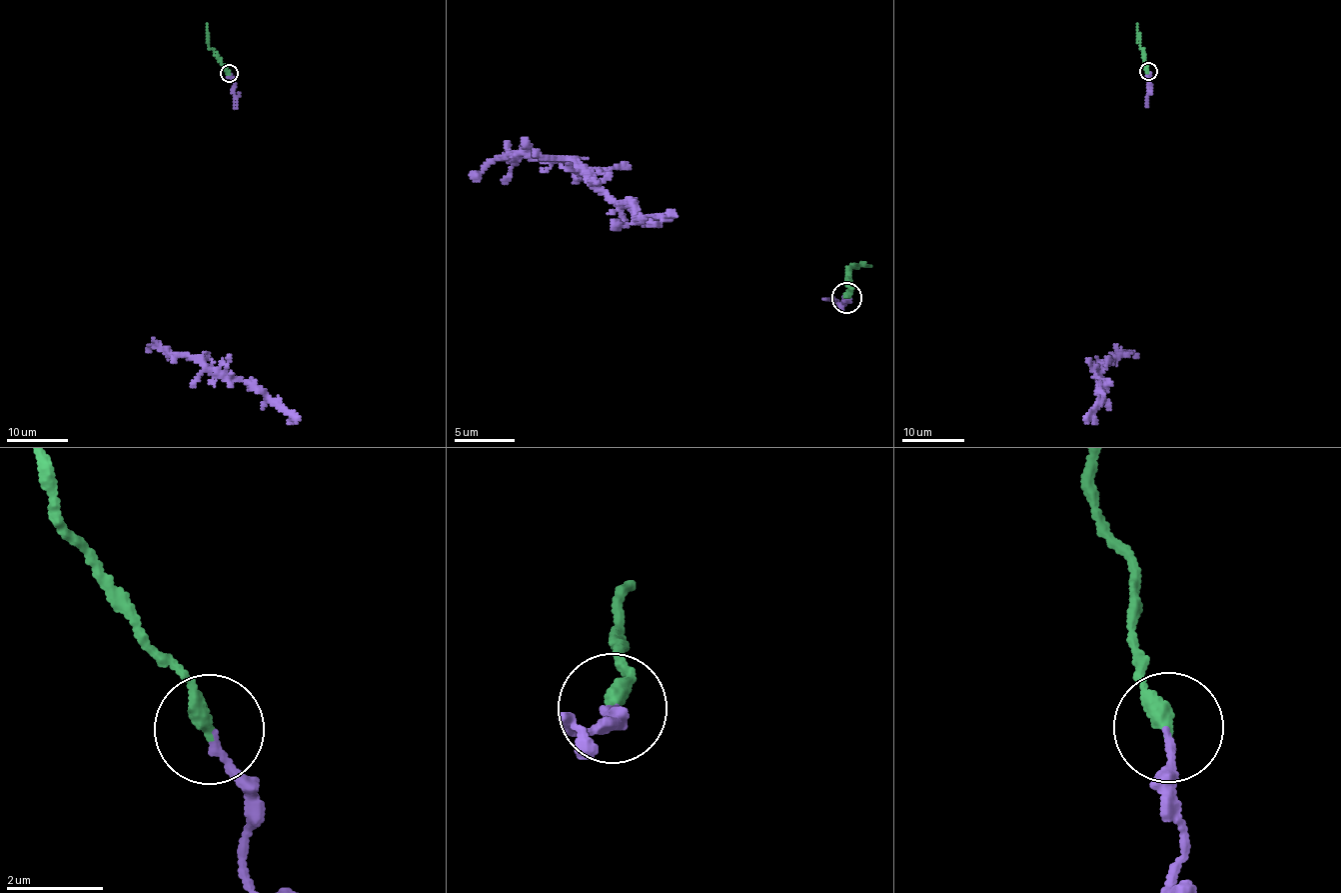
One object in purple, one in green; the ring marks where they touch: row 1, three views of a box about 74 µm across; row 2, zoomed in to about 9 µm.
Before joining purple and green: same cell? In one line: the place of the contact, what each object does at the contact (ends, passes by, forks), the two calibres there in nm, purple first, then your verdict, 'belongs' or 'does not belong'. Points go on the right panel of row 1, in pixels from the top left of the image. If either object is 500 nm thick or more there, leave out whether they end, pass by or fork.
at (1148, 71); purple ends there; green ends there; 140 nm thick on the purple side, 340 nm on the other; belongs

